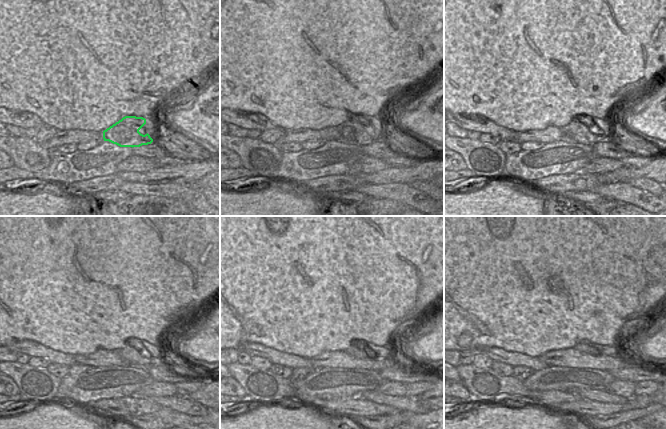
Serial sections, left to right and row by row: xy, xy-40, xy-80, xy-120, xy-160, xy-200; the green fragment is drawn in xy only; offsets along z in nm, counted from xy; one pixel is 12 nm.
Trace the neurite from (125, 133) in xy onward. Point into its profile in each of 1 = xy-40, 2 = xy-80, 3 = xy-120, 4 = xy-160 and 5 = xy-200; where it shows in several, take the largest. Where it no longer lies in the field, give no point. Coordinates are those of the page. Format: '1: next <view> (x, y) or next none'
1: next xy-40 (351, 132)
2: next xy-80 (576, 131)
3: next xy-120 (153, 353)
4: next xy-160 (377, 352)
5: next xy-200 (609, 350)

